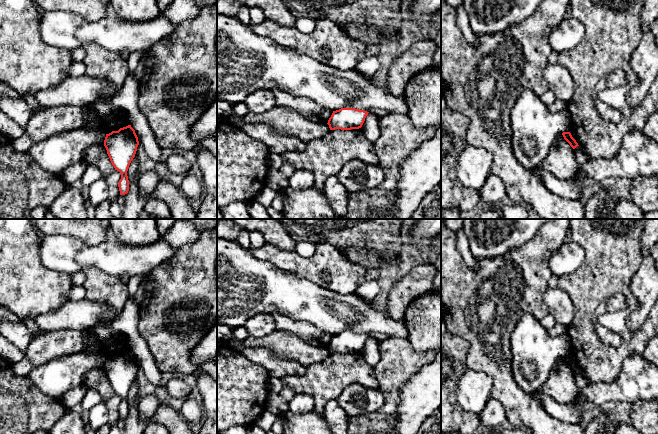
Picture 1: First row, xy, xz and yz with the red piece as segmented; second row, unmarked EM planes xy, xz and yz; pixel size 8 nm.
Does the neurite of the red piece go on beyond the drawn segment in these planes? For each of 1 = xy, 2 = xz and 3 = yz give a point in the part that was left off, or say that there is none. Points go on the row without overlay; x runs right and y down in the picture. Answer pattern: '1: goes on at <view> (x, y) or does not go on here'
1: does not go on here
2: does not go on here
3: does not go on here

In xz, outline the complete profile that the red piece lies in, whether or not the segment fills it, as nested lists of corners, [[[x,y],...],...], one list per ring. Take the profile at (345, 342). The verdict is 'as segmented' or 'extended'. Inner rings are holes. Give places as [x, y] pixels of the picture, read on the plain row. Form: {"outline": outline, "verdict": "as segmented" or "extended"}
{"outline": [[[341,332],[333,335],[328,344],[330,354],[351,354],[362,351],[369,336],[355,332]]], "verdict": "as segmented"}

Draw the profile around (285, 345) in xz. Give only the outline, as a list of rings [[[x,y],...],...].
[[[278,330],[265,337],[249,336],[242,345],[267,348],[277,357],[297,361],[305,367],[320,363],[330,355],[326,347],[313,347],[289,332]]]

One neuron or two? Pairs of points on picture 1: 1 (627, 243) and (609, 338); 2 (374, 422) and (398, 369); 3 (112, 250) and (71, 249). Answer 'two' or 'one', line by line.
1: two
2: one
3: one

